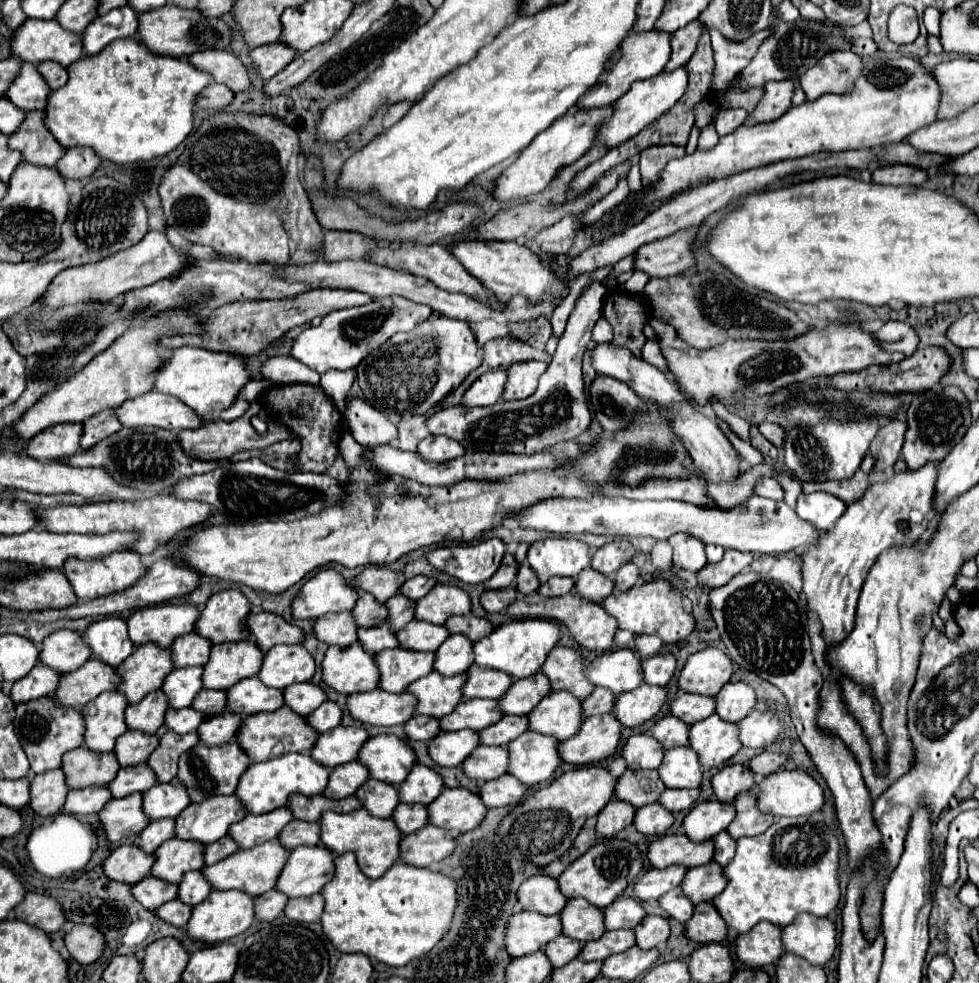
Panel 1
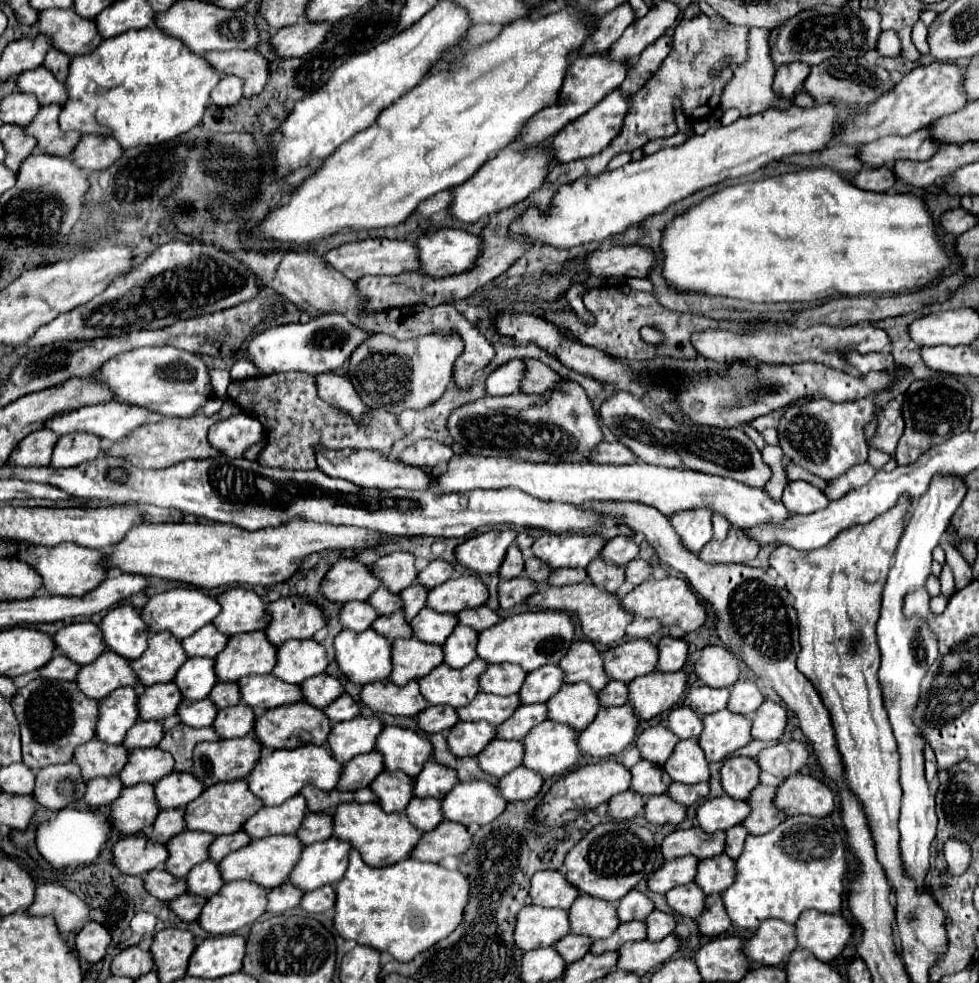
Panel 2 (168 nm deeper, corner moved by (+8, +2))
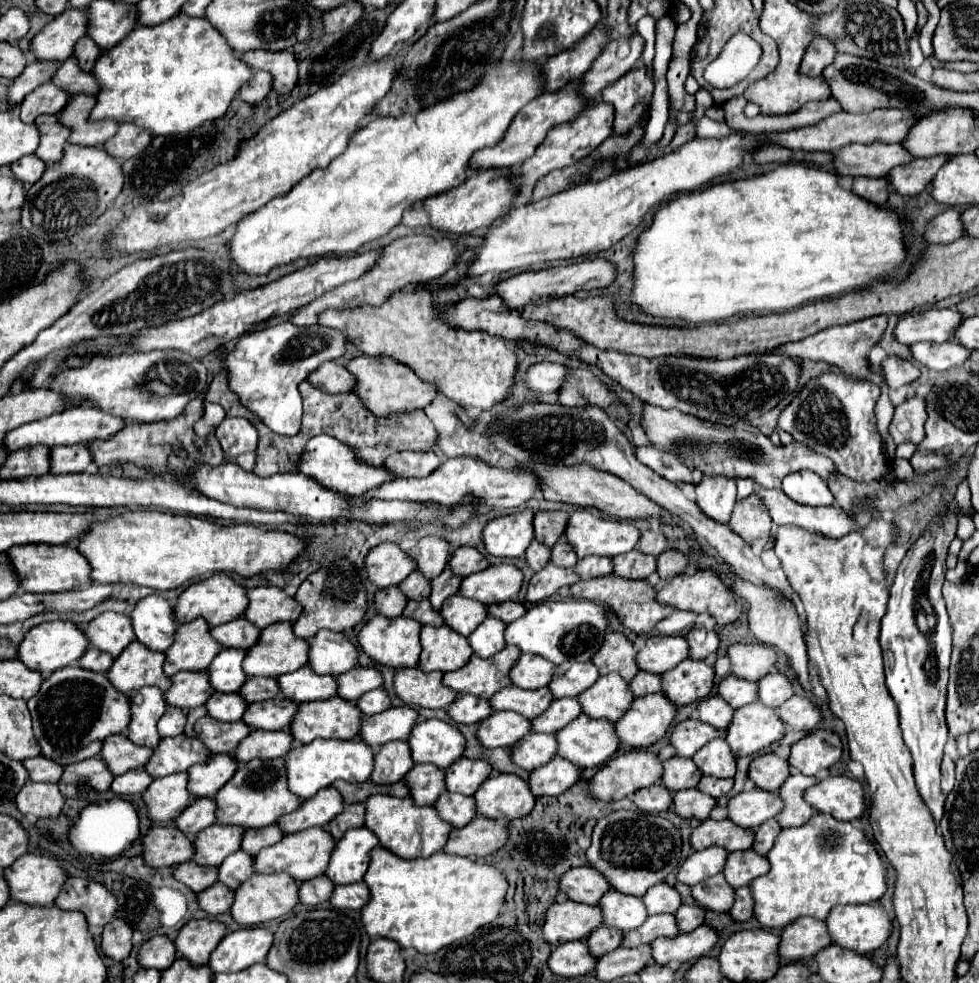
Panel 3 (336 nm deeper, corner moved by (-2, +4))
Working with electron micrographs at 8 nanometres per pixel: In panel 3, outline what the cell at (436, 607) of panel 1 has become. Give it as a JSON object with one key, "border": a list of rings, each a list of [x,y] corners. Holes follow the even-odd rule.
{"border":[[[501,563],[465,577],[459,593],[469,599],[477,599],[485,605],[491,605],[515,599],[521,585],[523,573],[511,563]]]}

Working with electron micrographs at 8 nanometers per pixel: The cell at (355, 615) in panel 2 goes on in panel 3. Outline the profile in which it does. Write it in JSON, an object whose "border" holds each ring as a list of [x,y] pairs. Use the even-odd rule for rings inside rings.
{"border":[[[391,585],[391,587],[381,589],[375,595],[375,605],[381,615],[399,617],[407,605],[407,597],[403,595],[403,591],[399,591],[399,585]]]}

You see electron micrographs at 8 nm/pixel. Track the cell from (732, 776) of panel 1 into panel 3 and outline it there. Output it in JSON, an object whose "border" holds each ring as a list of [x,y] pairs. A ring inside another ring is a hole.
{"border":[[[767,753],[767,755],[753,759],[749,767],[749,779],[757,787],[765,791],[773,791],[773,793],[779,791],[779,787],[785,783],[789,773],[791,771],[787,767],[787,759],[781,759],[775,753]]]}

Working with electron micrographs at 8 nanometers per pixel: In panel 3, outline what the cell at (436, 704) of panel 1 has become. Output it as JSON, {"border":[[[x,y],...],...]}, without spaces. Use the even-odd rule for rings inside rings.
{"border":[[[507,645],[503,651],[499,651],[499,655],[493,655],[489,659],[479,659],[477,655],[473,655],[465,667],[445,673],[443,683],[457,693],[471,693],[491,699],[495,691],[511,685],[509,671],[517,663],[519,655],[519,647],[511,645]]]}

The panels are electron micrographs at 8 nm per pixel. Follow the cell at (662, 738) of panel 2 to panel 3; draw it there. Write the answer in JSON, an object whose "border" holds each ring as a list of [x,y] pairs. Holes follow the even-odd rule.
{"border":[[[687,719],[673,729],[671,745],[677,749],[677,755],[693,757],[695,751],[699,751],[705,743],[723,735],[725,731],[717,731],[709,723],[703,723],[699,719]]]}

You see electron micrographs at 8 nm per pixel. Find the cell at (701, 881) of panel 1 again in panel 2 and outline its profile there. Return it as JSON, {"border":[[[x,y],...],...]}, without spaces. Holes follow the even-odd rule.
{"border":[[[721,853],[719,857],[701,859],[697,865],[697,877],[693,881],[705,895],[721,893],[733,883],[733,871],[735,861],[729,859],[725,853]]]}

